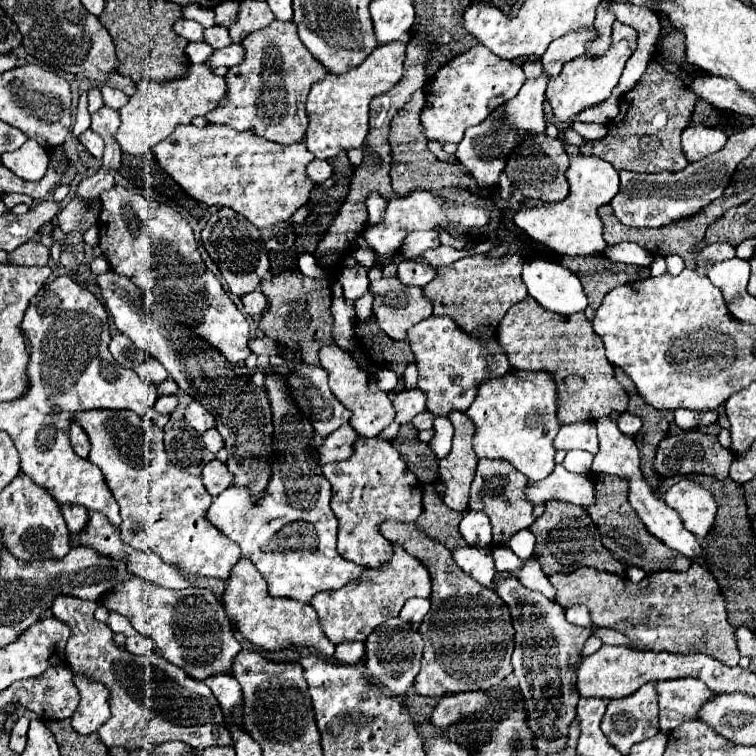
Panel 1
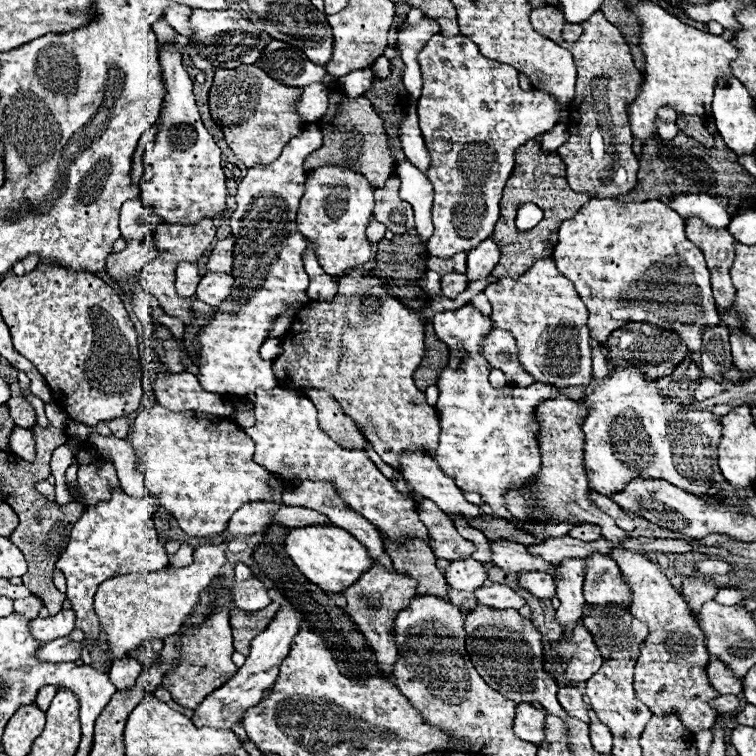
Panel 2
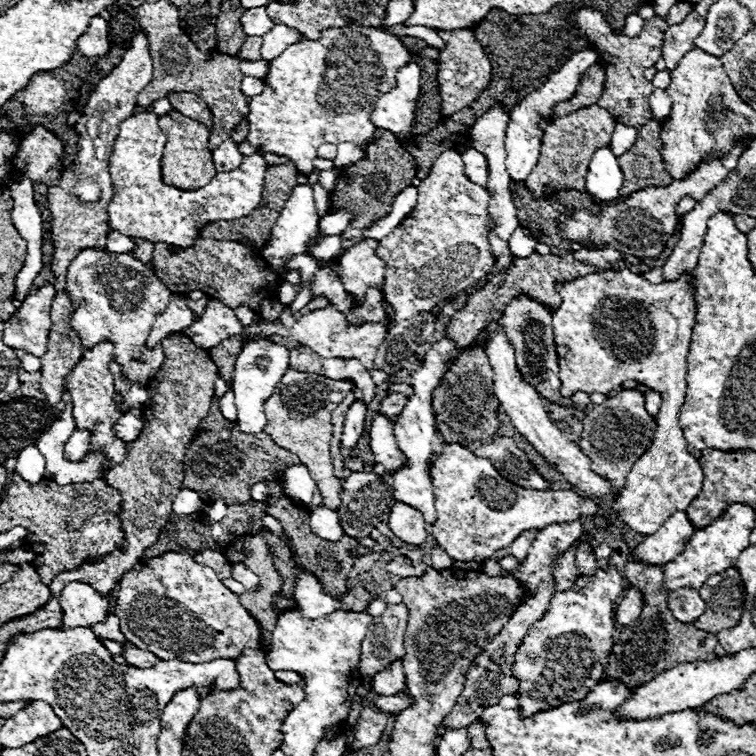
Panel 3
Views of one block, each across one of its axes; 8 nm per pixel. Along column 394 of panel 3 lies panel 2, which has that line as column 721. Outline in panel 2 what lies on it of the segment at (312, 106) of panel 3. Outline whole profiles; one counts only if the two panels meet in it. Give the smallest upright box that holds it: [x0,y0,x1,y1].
[628,2,738,142]

